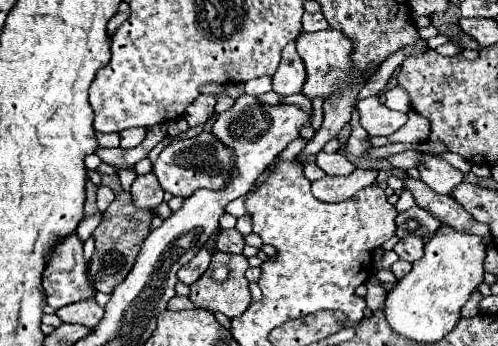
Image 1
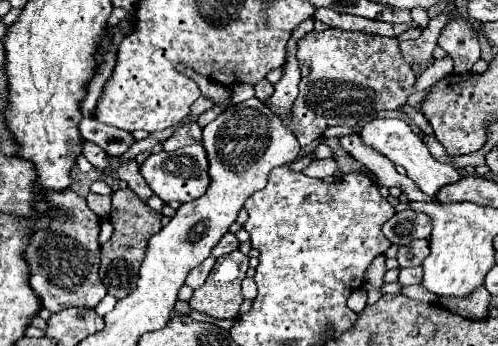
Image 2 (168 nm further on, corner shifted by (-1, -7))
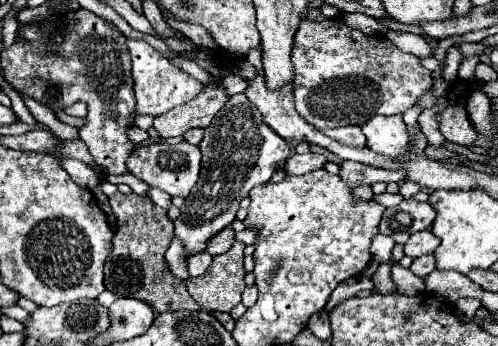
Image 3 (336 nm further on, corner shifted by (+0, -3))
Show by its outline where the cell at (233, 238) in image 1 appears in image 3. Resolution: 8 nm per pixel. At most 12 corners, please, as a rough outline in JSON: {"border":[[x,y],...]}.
{"border":[[231,226],[207,242],[211,256],[227,252],[235,238]]}

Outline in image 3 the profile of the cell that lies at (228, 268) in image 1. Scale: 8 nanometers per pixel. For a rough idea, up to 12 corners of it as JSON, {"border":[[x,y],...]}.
{"border":[[243,242],[185,286],[203,310],[231,312],[245,290]]}

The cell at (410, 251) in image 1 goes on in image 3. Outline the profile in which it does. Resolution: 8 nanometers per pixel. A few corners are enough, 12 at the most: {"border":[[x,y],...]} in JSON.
{"border":[[431,230],[411,234],[405,254],[419,258],[435,252],[439,238]]}

